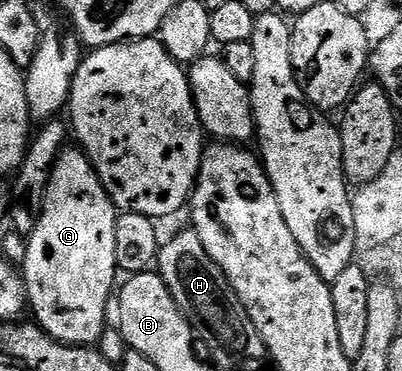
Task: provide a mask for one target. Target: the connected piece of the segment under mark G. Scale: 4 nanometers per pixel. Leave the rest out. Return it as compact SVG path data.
M64 149L53 165L51 179L47 183L41 221L37 221L37 229L33 229L33 233L26 240L27 252L21 265L21 274L26 284L26 302L31 311L35 310L34 322L59 343L74 347L90 347L98 344L103 338L103 332L108 330L107 306L110 303L112 306L113 292L117 287L117 208L107 195L103 182L99 180L99 175L91 164L91 158L82 149L71 150Z

